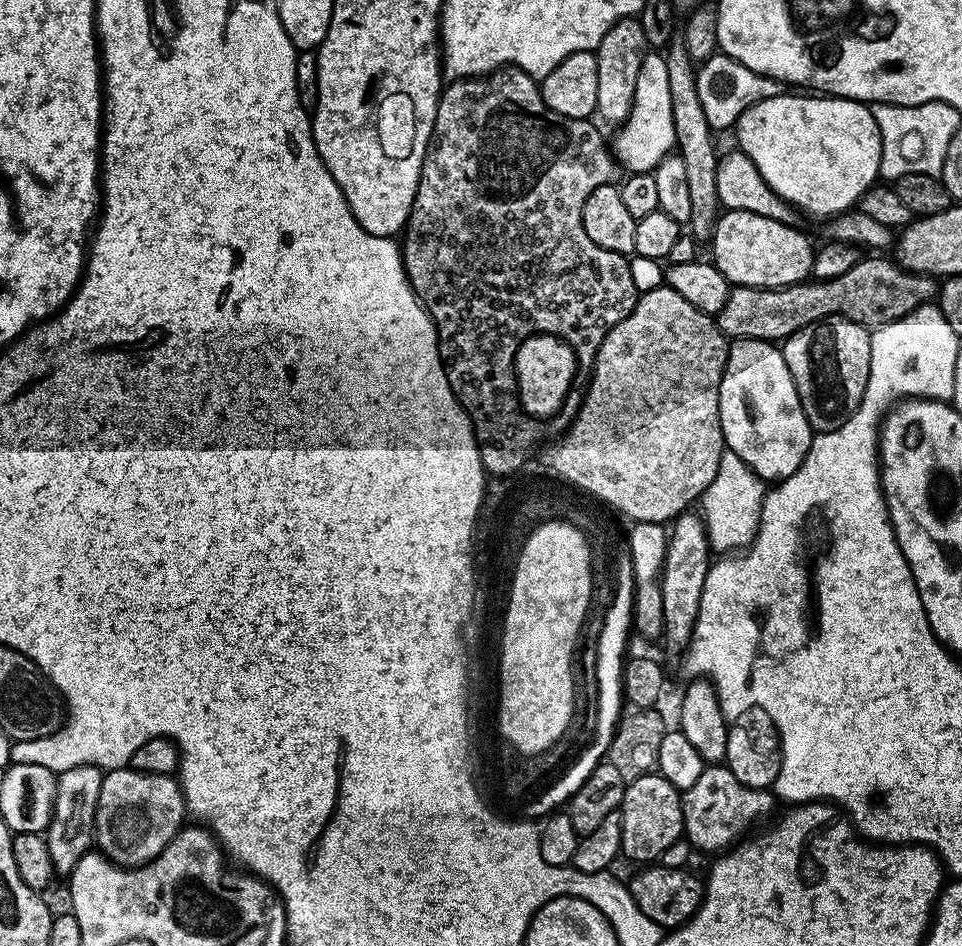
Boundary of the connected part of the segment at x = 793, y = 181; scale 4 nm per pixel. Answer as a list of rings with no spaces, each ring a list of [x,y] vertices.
[[[785,94],[783,96],[759,100],[754,106],[750,106],[740,115],[739,120],[734,125],[734,133],[736,132],[736,140],[740,143],[737,144],[739,151],[745,152],[752,159],[754,166],[758,166],[758,174],[762,174],[762,178],[766,178],[768,185],[781,198],[787,200],[793,208],[799,210],[801,213],[809,212],[812,216],[831,218],[840,215],[841,212],[855,209],[859,205],[860,199],[868,193],[868,189],[877,183],[880,176],[880,131],[872,117],[871,107],[867,103],[859,100],[845,100],[839,96],[830,96],[827,94],[808,95],[812,96],[791,96],[791,94]]]

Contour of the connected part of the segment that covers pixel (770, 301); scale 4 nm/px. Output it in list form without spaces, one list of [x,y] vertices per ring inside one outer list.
[[[865,255],[854,266],[850,266],[846,274],[838,274],[838,278],[829,280],[813,279],[785,288],[733,287],[726,298],[726,306],[722,306],[720,313],[714,317],[716,325],[732,342],[783,342],[790,334],[827,316],[845,316],[869,330],[875,330],[933,303],[938,292],[938,284],[933,277],[911,272],[895,259],[883,260],[880,256],[883,255]]]

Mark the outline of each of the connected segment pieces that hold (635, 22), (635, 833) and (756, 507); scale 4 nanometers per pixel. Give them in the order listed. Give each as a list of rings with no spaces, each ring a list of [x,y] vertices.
[[[629,18],[619,20],[596,47],[596,61],[598,62],[598,102],[596,112],[611,126],[623,124],[630,114],[632,103],[636,97],[638,86],[638,70],[642,70],[642,62],[650,46],[646,42],[646,34],[642,30],[639,19]]]
[[[658,774],[639,776],[637,780],[627,781],[619,813],[622,818],[620,850],[623,859],[637,860],[637,865],[644,866],[659,861],[663,852],[684,836],[684,801],[681,789],[670,786],[670,782]]]
[[[725,450],[718,462],[718,474],[714,474],[714,482],[706,486],[703,496],[698,501],[699,511],[704,517],[704,525],[708,531],[708,542],[717,553],[732,554],[743,550],[751,544],[760,528],[760,515],[766,495],[765,481],[757,476],[738,454]]]

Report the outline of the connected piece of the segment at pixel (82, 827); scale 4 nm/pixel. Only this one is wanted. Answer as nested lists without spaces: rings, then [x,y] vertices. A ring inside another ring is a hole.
[[[94,764],[74,766],[74,770],[66,770],[56,777],[52,820],[43,837],[50,850],[50,862],[57,874],[70,874],[74,866],[78,866],[78,862],[93,847],[98,790],[102,790],[103,781],[104,772]]]

